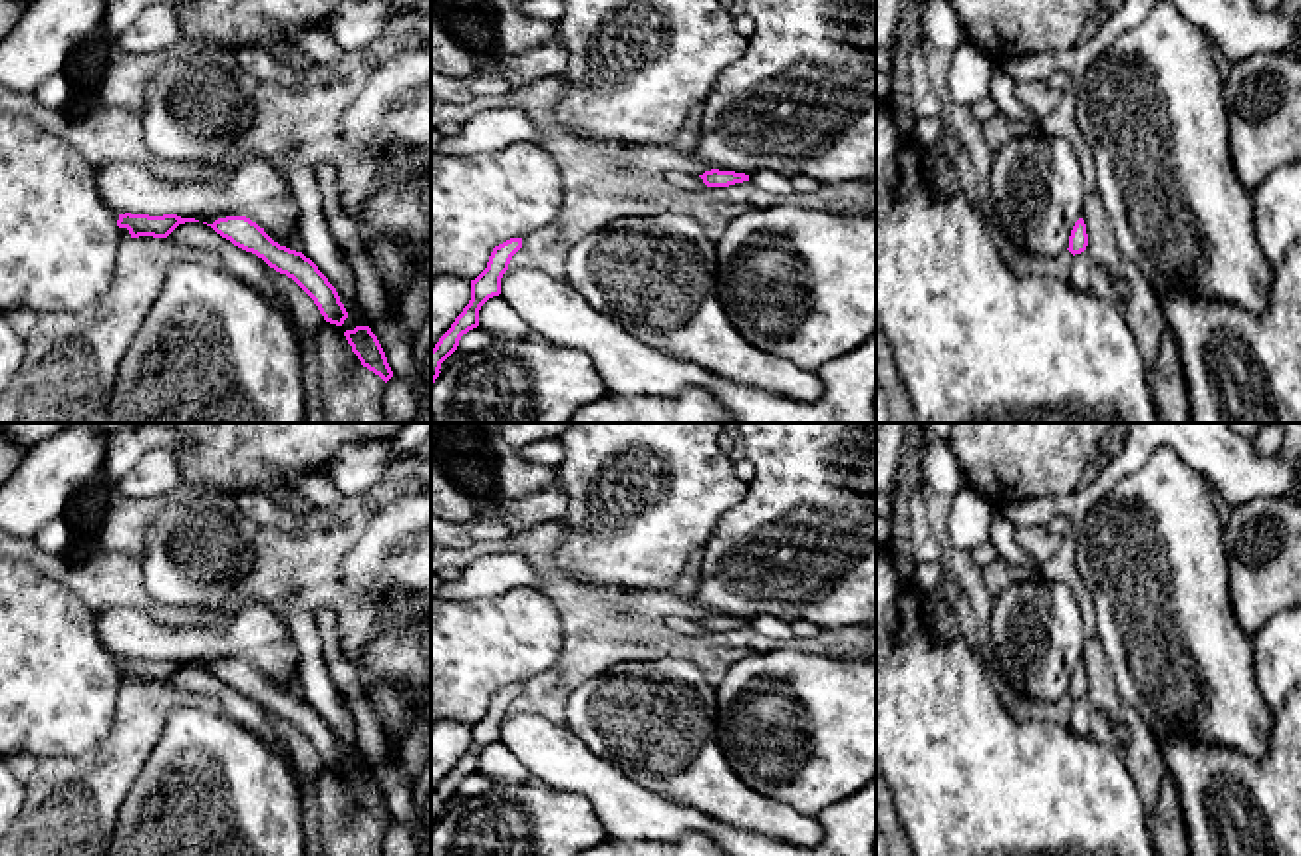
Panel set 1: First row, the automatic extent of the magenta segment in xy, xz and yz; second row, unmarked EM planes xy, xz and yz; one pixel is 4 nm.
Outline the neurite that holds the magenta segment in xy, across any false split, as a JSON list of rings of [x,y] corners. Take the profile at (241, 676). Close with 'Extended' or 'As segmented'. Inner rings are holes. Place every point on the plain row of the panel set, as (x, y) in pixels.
[[[226,661],[207,671],[234,691],[256,699],[276,717],[292,723],[314,745],[326,767],[336,771],[344,769],[348,757],[340,747],[336,733],[302,697],[280,691],[264,677],[264,673],[246,661]]]. As segmented

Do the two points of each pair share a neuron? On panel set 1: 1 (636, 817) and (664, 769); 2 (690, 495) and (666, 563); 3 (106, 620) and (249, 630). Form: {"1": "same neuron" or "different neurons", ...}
{"1": "different neurons", "2": "same neuron", "3": "same neuron"}

